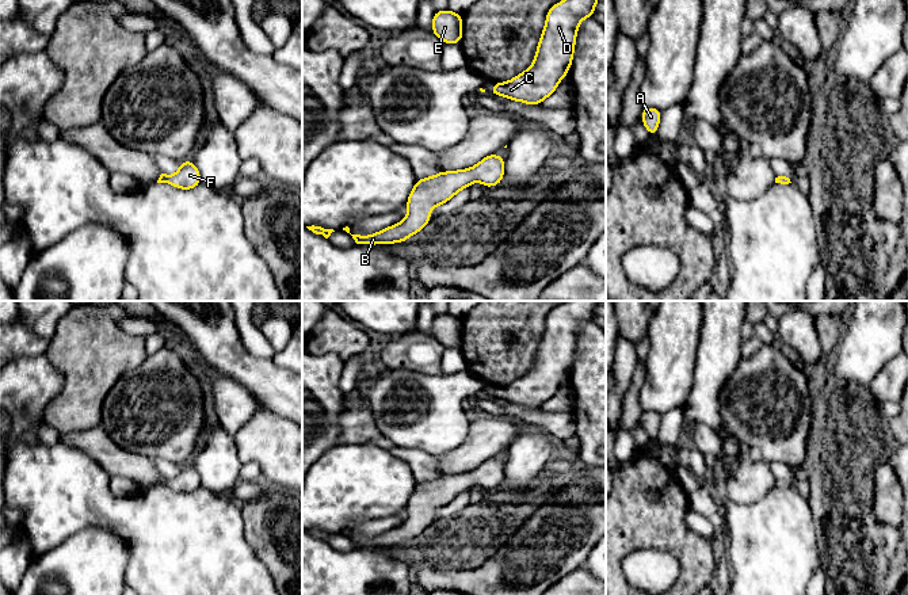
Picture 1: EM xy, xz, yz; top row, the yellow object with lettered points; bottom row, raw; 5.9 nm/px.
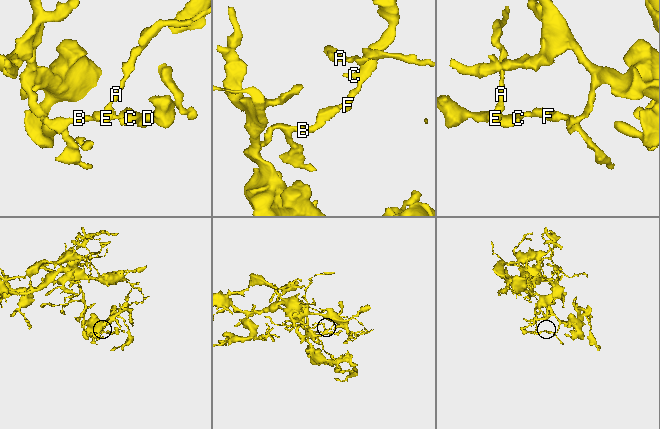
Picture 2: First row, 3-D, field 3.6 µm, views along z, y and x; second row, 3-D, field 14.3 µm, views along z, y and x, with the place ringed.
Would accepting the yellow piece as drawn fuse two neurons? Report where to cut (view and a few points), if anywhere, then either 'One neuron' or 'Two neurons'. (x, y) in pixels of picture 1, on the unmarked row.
No split. One neuron

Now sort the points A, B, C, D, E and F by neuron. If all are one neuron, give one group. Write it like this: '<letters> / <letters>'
A B C D E F

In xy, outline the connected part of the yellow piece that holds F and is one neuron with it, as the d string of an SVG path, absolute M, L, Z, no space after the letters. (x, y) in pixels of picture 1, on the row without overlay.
M186 464L173 480L161 477L157 487L171 487L173 491L190 493L201 488L201 477L192 465Z

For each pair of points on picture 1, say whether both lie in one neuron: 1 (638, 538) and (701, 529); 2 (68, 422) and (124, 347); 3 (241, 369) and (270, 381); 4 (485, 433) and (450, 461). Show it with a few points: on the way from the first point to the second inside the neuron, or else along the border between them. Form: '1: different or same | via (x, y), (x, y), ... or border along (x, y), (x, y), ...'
1: different | border along (687, 510), (686, 523), (709, 544)
2: same | via (79, 403), (86, 385), (105, 366)
3: same | via (248, 370), (263, 377)
4: same | via (477, 441), (458, 460)

